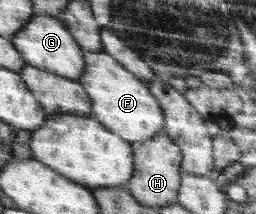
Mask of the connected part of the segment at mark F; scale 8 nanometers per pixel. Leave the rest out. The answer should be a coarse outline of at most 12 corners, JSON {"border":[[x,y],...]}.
{"border":[[104,50],[79,79],[102,125],[130,143],[163,128],[148,82]]}

